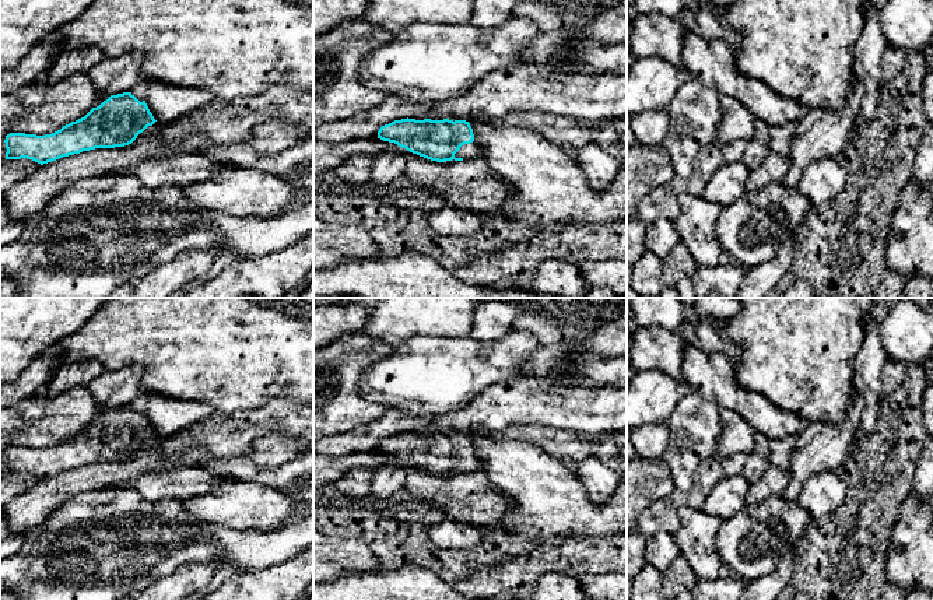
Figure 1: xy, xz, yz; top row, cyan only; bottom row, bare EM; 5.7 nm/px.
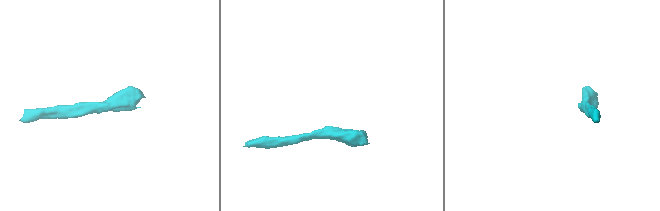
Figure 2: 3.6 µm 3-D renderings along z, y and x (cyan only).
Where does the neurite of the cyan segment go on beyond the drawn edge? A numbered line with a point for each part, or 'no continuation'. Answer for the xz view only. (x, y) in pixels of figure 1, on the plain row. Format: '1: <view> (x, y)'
1: xz (472, 463)

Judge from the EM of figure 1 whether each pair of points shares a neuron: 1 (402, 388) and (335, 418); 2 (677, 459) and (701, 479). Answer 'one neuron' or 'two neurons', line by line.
1: two neurons
2: two neurons

